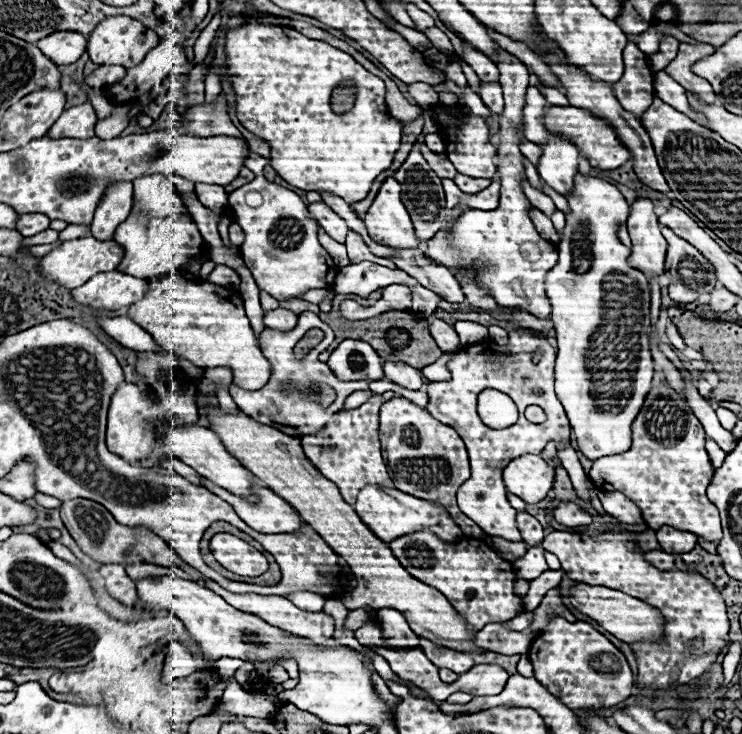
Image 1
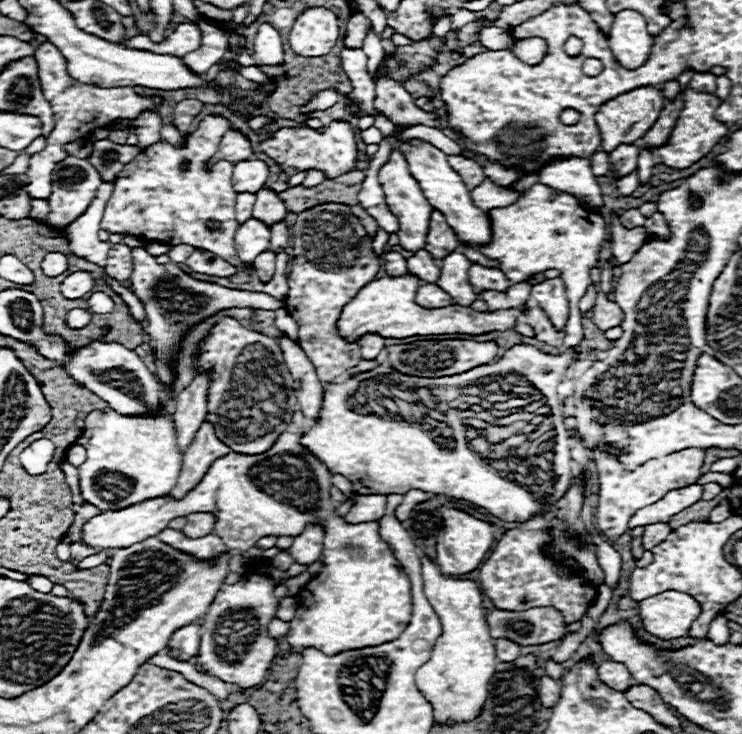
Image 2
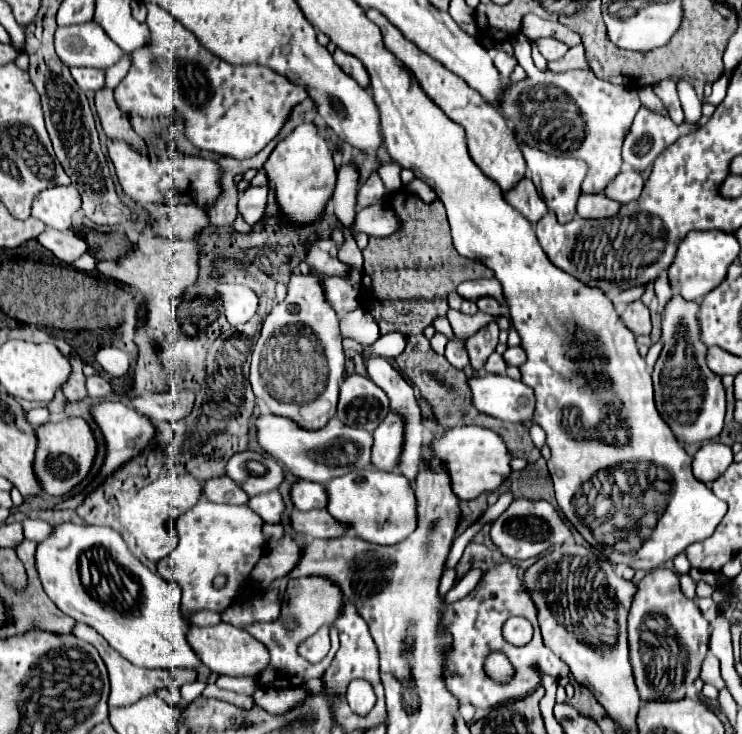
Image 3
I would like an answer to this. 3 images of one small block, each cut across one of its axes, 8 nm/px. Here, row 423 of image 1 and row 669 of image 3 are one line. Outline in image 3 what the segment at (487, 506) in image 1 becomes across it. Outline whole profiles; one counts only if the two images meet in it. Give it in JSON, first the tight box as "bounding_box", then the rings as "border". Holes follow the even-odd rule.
{"bounding_box":[440,562,568,708],"border":[[[502,562],[490,570],[484,572],[482,580],[478,586],[462,600],[448,604],[444,608],[440,628],[452,636],[452,648],[448,656],[442,660],[442,678],[446,684],[446,690],[454,694],[460,702],[470,702],[474,708],[490,708],[502,700],[510,698],[524,698],[524,694],[530,694],[532,690],[538,688],[540,680],[538,674],[532,670],[532,664],[536,662],[546,674],[554,678],[564,678],[568,676],[568,666],[556,658],[544,644],[540,636],[540,626],[538,626],[538,608],[532,602],[528,590],[524,588],[524,570],[518,564],[512,562]],[[510,616],[524,616],[532,622],[534,626],[534,638],[526,646],[512,646],[502,638],[502,624]],[[490,652],[504,652],[510,662],[516,668],[516,676],[512,682],[500,686],[494,680],[490,680],[484,670],[482,662]]]}

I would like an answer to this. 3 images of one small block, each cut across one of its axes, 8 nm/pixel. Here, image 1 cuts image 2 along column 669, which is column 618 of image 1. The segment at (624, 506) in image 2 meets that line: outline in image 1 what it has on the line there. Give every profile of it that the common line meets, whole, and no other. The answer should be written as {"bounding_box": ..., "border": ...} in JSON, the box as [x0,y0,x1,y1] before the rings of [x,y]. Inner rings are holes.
{"bounding_box":[588,384,722,542],"border":[[[656,384],[648,392],[640,414],[632,424],[632,448],[624,454],[596,460],[588,476],[598,490],[616,490],[636,502],[648,528],[658,530],[662,526],[672,526],[708,542],[718,542],[722,536],[718,508],[706,498],[706,486],[714,474],[704,450],[706,434],[698,418],[690,414],[686,400],[682,400],[684,398],[668,384]],[[662,390],[666,394],[670,392],[670,398],[662,398]]]}

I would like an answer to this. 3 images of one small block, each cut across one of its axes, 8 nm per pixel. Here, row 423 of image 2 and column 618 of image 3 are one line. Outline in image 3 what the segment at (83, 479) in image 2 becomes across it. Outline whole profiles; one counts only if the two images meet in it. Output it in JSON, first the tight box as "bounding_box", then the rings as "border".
{"bounding_box":[500,34,640,194],"border":[[[516,34],[512,38],[514,56],[520,60],[520,66],[526,72],[526,78],[514,84],[508,84],[500,96],[500,112],[502,116],[514,126],[514,134],[530,148],[538,148],[542,152],[554,154],[554,156],[568,156],[568,158],[580,158],[588,164],[588,176],[582,182],[584,194],[602,192],[604,186],[616,178],[620,172],[620,148],[624,134],[628,126],[632,124],[632,118],[640,110],[640,98],[636,90],[628,90],[624,86],[614,86],[610,82],[604,82],[594,76],[592,70],[568,70],[562,74],[546,74],[544,70],[536,68],[536,64],[530,60],[530,42],[524,34]]]}

